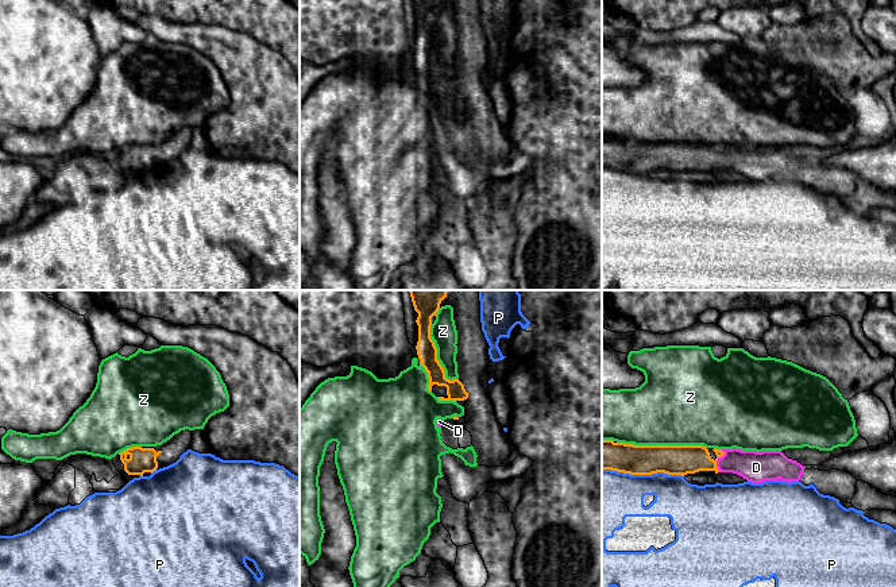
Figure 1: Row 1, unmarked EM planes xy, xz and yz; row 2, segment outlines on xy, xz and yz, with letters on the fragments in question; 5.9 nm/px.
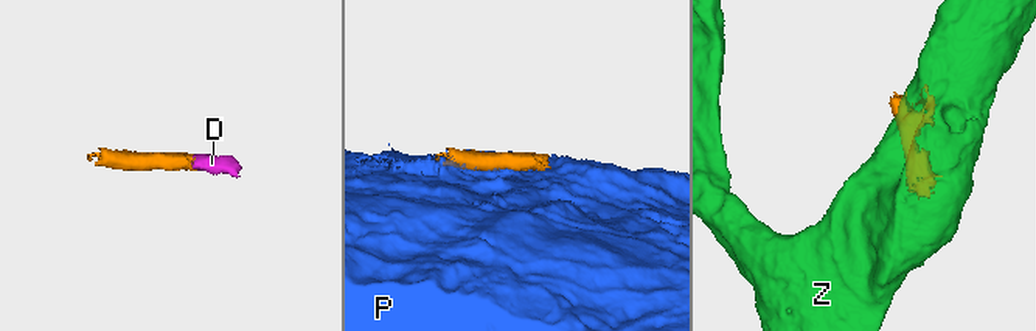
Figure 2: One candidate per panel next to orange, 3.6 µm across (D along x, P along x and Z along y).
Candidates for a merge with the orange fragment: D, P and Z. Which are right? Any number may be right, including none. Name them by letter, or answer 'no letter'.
D

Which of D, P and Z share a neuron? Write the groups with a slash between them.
D / P / Z

